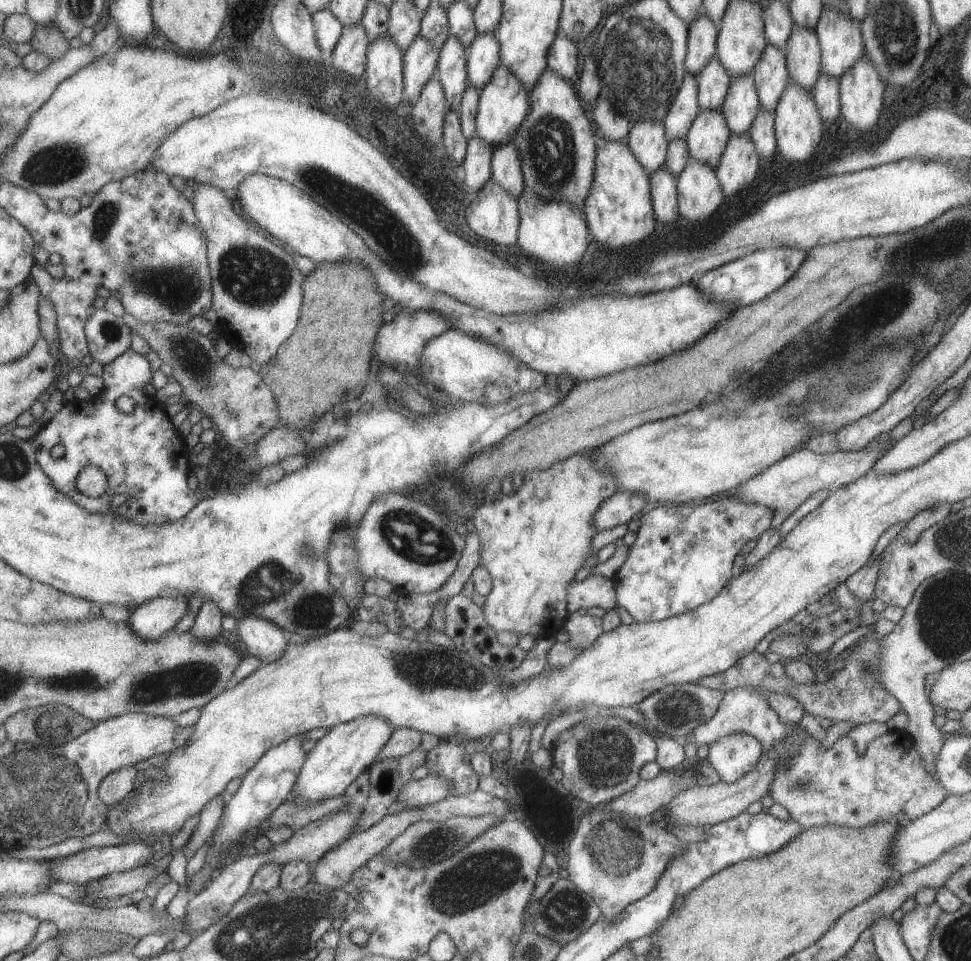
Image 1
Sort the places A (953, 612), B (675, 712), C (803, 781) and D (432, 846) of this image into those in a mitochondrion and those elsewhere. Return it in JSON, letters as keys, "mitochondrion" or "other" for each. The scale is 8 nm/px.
{"A":"mitochondrion","B":"mitochondrion","C":"mitochondrion","D":"mitochondrion"}

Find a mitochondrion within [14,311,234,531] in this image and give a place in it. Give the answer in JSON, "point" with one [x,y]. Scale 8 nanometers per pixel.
{"point":[112,333]}

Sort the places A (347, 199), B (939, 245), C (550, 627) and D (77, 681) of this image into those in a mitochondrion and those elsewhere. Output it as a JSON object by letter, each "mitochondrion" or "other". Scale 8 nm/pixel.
{"A":"mitochondrion","B":"mitochondrion","C":"other","D":"mitochondrion"}

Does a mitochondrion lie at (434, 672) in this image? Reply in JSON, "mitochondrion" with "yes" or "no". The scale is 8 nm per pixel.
{"mitochondrion":"yes"}

